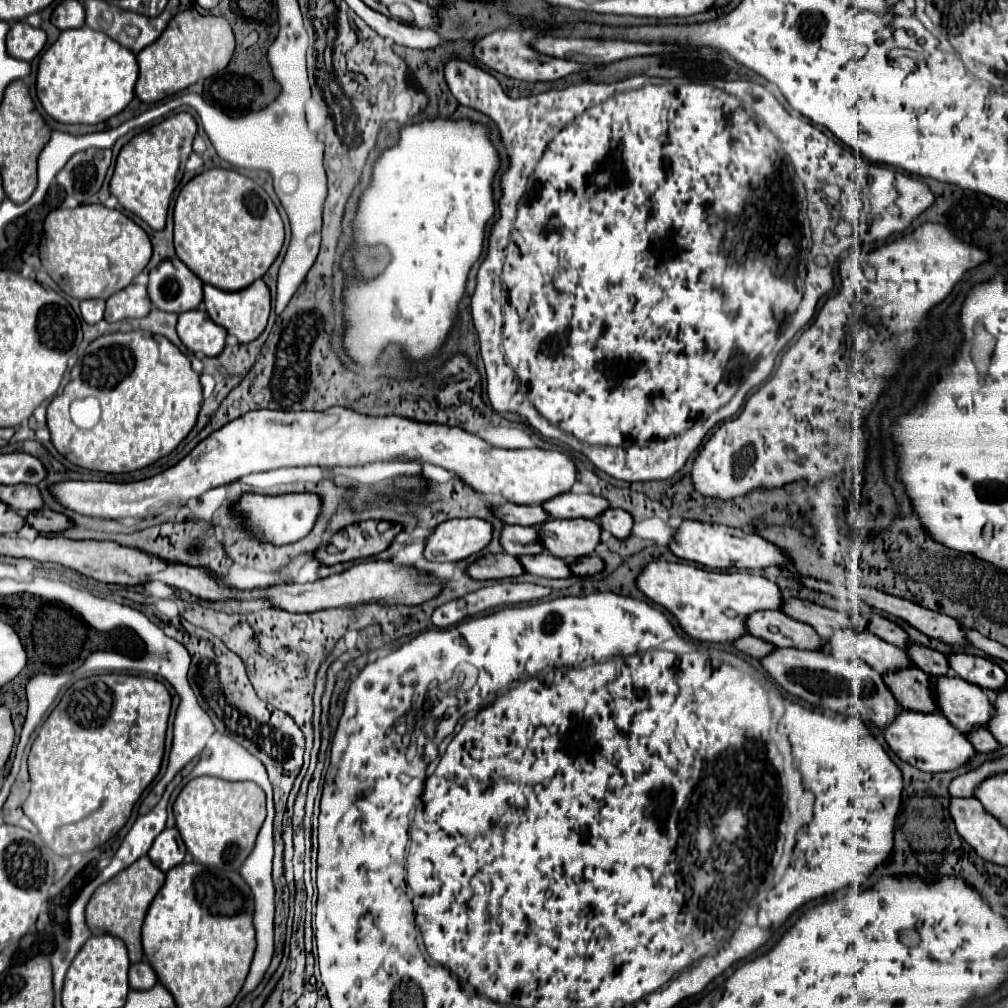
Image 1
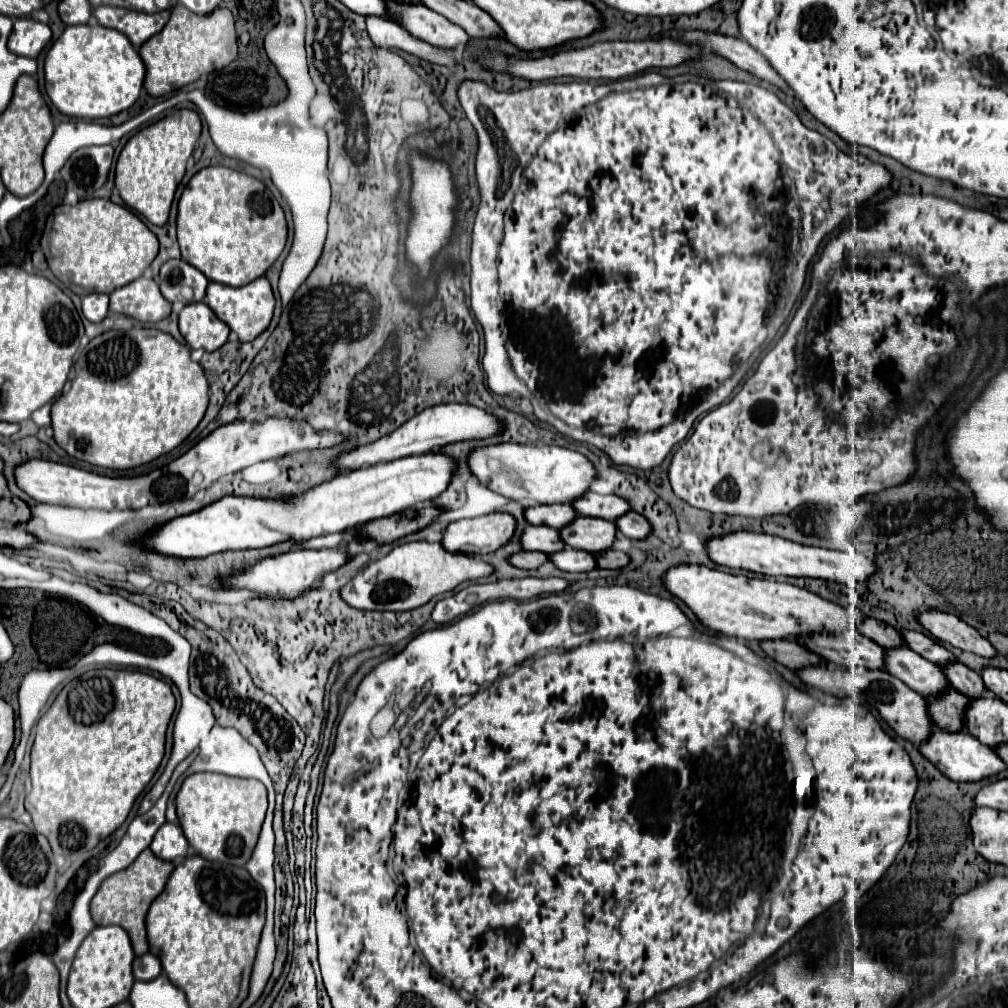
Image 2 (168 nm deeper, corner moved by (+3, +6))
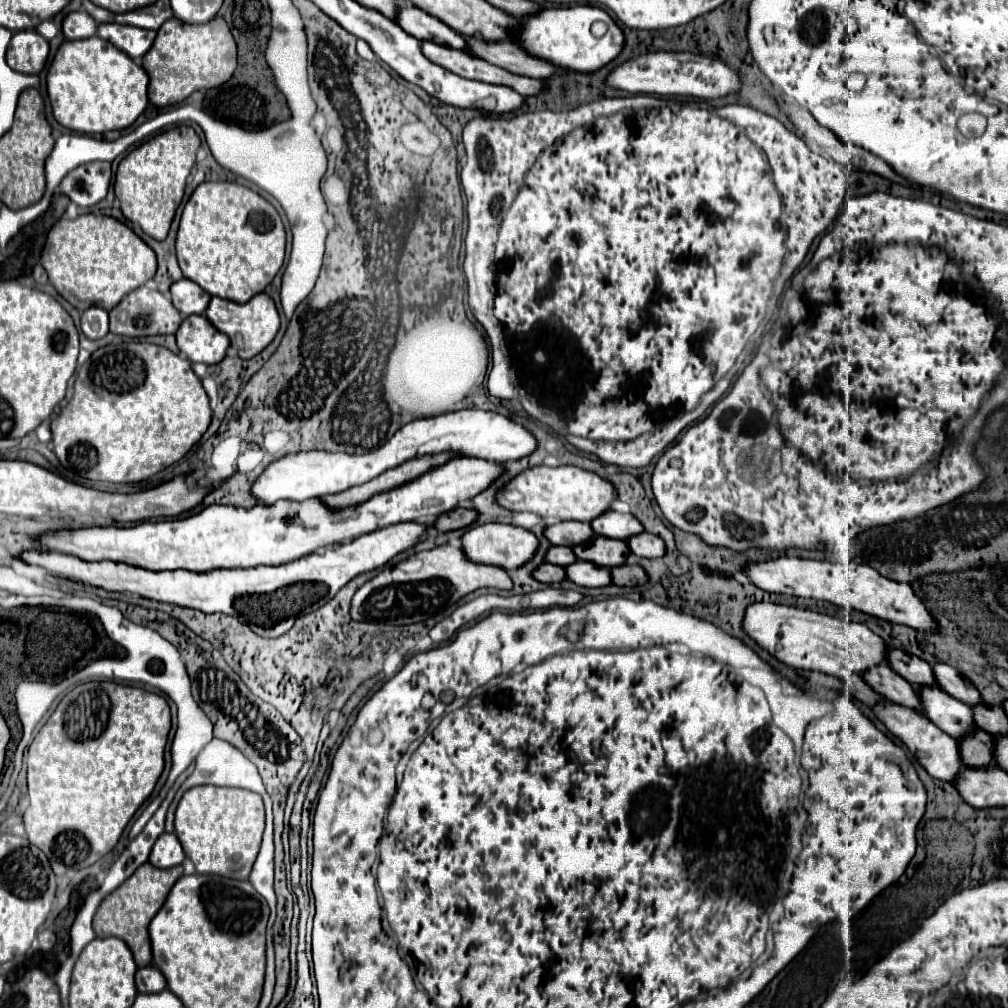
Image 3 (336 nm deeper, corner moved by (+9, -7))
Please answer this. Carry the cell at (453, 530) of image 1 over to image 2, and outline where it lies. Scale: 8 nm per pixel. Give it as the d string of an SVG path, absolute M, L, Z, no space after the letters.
M503 512L469 520L457 520L449 524L449 528L445 530L443 546L449 552L487 556L505 546L513 538L515 528L515 518Z

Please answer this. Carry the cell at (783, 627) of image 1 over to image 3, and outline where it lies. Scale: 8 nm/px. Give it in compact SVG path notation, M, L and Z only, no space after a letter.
M875 665L873 669L867 669L863 673L863 679L875 691L879 691L881 697L885 697L885 699L889 699L893 703L907 705L907 707L913 707L913 709L921 711L917 691L911 687L911 683L901 679L889 665Z

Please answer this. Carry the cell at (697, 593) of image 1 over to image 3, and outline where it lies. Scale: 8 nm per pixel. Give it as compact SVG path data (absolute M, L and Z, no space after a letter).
M761 601L747 605L741 627L761 649L765 649L781 663L795 669L837 675L845 681L849 681L853 675L861 675L873 665L885 663L887 655L887 645L863 623L841 621L837 617L781 603Z

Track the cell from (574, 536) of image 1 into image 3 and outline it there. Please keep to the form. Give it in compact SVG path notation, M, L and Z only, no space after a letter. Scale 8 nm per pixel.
M595 535L589 541L575 545L573 553L581 561L589 561L589 563L611 569L611 567L617 567L617 565L625 563L625 559L629 555L629 547L621 539L609 539L609 537Z

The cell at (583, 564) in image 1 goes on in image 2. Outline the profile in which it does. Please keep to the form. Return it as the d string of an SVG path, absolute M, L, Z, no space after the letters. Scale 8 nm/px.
M607 550L597 554L597 566L599 568L623 568L629 564L629 556L619 550Z

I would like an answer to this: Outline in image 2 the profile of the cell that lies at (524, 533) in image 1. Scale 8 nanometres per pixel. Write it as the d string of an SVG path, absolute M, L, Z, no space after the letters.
M527 526L525 534L521 536L521 544L525 550L539 550L545 554L553 554L565 548L559 530L547 526Z

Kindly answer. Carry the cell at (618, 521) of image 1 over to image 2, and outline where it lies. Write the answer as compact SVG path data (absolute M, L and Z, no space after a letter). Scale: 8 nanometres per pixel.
M627 512L625 516L621 516L617 522L617 528L627 536L627 538L631 538L631 540L643 540L643 538L647 538L649 534L651 534L651 524L649 524L649 520L645 518L645 516L641 516L641 514L637 514L637 512Z

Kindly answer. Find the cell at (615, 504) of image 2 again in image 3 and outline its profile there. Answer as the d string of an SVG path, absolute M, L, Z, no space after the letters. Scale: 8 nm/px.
M605 511L591 521L591 529L595 531L595 535L603 535L611 539L629 539L641 533L643 525L629 513L625 515L617 511Z

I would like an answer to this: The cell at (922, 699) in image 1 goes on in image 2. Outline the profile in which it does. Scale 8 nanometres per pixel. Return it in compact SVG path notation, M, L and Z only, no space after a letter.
M957 690L945 692L945 696L939 696L933 702L929 702L931 718L945 732L963 732L965 730L963 722L965 722L967 706L969 706L967 696L963 696Z

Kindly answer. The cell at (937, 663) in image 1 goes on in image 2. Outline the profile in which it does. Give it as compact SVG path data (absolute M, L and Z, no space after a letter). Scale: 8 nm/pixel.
M957 662L957 664L947 664L945 668L949 680L951 680L951 686L957 690L957 692L963 692L967 698L981 698L983 692L985 692L985 684L983 684L983 678L981 674L973 672L971 668L967 668L965 664Z

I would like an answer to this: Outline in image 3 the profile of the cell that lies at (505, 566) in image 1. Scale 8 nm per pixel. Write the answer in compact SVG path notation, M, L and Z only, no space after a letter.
M541 563L533 573L533 579L541 581L541 583L559 583L565 579L565 569L559 565L551 565L551 563Z

